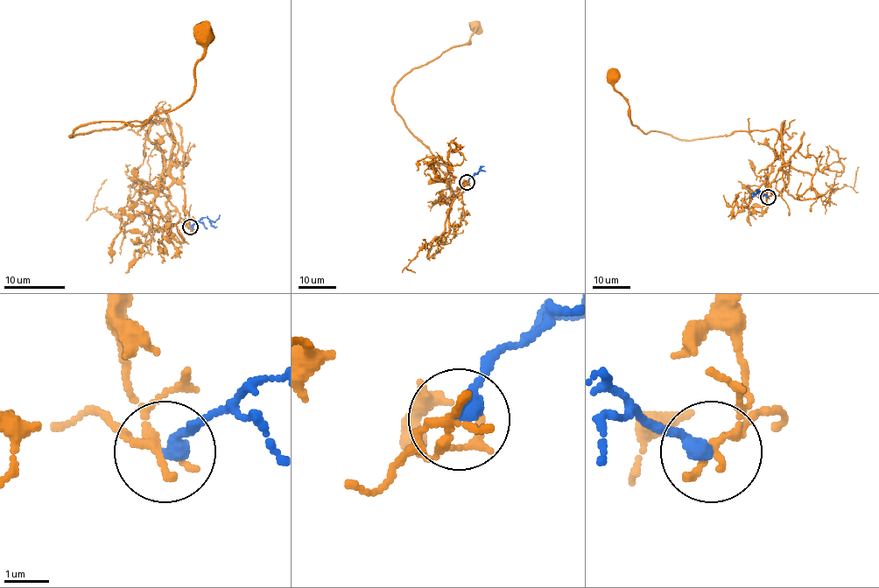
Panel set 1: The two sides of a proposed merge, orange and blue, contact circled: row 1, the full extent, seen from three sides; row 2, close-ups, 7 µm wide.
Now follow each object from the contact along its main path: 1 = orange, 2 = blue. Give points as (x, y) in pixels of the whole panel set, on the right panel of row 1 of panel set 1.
1: (769, 197), (783, 164), (782, 137), (775, 129), (688, 140), (645, 134), (633, 124), (612, 75)
2: (769, 197), (760, 191), (751, 197)

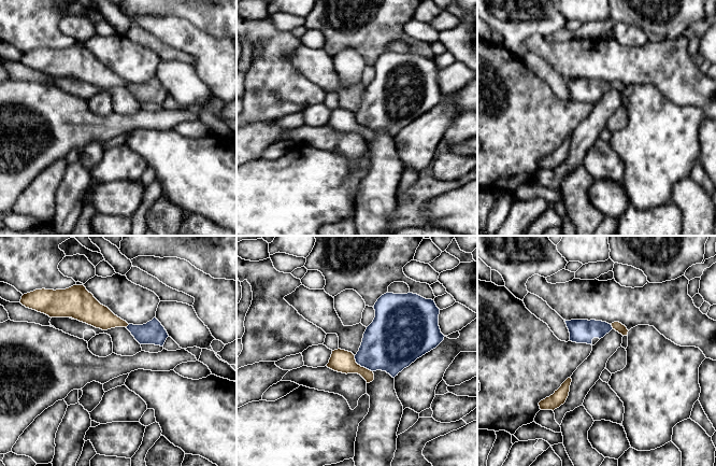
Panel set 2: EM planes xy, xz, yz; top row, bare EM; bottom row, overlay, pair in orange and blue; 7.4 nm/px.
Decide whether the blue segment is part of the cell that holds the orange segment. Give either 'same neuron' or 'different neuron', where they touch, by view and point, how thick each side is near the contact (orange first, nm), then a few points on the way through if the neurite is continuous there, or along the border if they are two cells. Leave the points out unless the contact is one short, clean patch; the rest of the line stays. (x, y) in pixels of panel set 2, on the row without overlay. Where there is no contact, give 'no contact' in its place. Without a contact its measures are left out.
different neuron | xz (360, 125) | 170/380 nm | along xz (354, 114), (358, 123), (372, 130)

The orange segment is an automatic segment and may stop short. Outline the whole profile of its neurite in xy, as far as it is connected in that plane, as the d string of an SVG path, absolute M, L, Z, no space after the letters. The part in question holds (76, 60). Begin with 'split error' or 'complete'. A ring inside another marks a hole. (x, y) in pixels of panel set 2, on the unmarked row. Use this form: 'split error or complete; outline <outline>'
complete; outline M84 44L56 50L35 48L24 53L19 61L49 76L72 76L102 89L129 84L101 63Z

